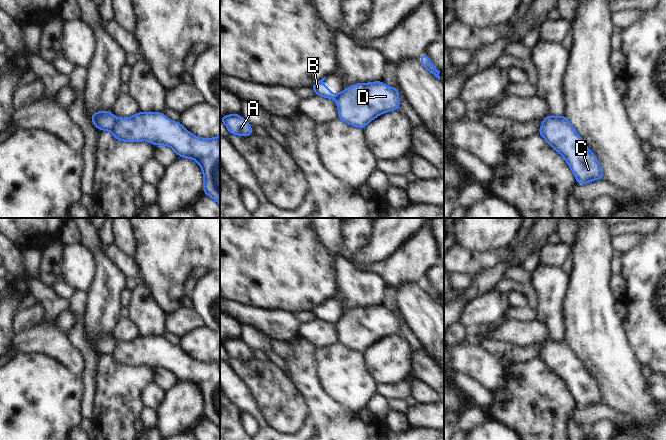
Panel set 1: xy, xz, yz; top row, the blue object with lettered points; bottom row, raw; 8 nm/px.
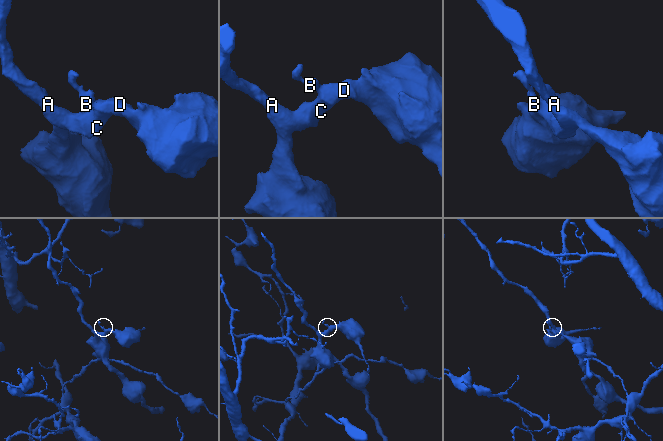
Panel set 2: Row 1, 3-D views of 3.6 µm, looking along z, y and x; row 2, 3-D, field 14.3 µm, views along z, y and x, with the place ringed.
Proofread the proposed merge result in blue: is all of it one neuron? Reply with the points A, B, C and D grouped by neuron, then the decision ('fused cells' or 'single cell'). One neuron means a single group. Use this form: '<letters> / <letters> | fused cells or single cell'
A C D / B | fused cells

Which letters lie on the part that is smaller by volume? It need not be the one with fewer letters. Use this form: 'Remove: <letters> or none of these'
Remove: B

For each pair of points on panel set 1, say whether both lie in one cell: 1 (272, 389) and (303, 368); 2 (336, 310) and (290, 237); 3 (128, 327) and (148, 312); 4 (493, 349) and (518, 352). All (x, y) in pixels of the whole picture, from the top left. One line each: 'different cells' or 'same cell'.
1: different cells
2: different cells
3: different cells
4: same cell

